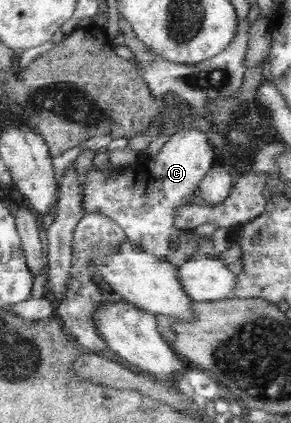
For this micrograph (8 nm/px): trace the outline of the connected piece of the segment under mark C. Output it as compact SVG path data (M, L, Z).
M182 128L171 135L170 140L160 148L160 152L156 156L140 154L134 162L121 167L107 166L101 169L91 165L82 180L82 212L84 215L105 216L122 228L127 240L134 247L166 261L168 256L174 256L174 252L178 252L176 238L182 234L182 229L174 226L178 208L194 205L196 190L215 161L214 150L204 132L200 132L198 129Z

